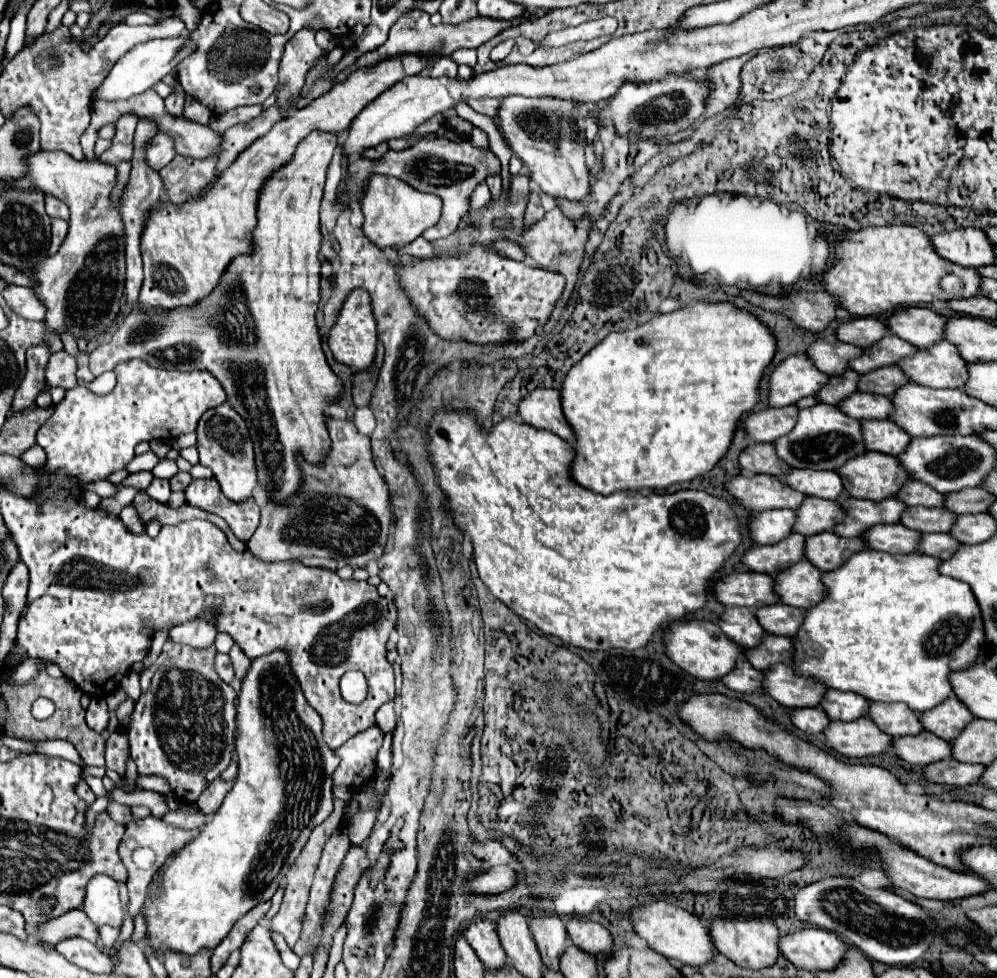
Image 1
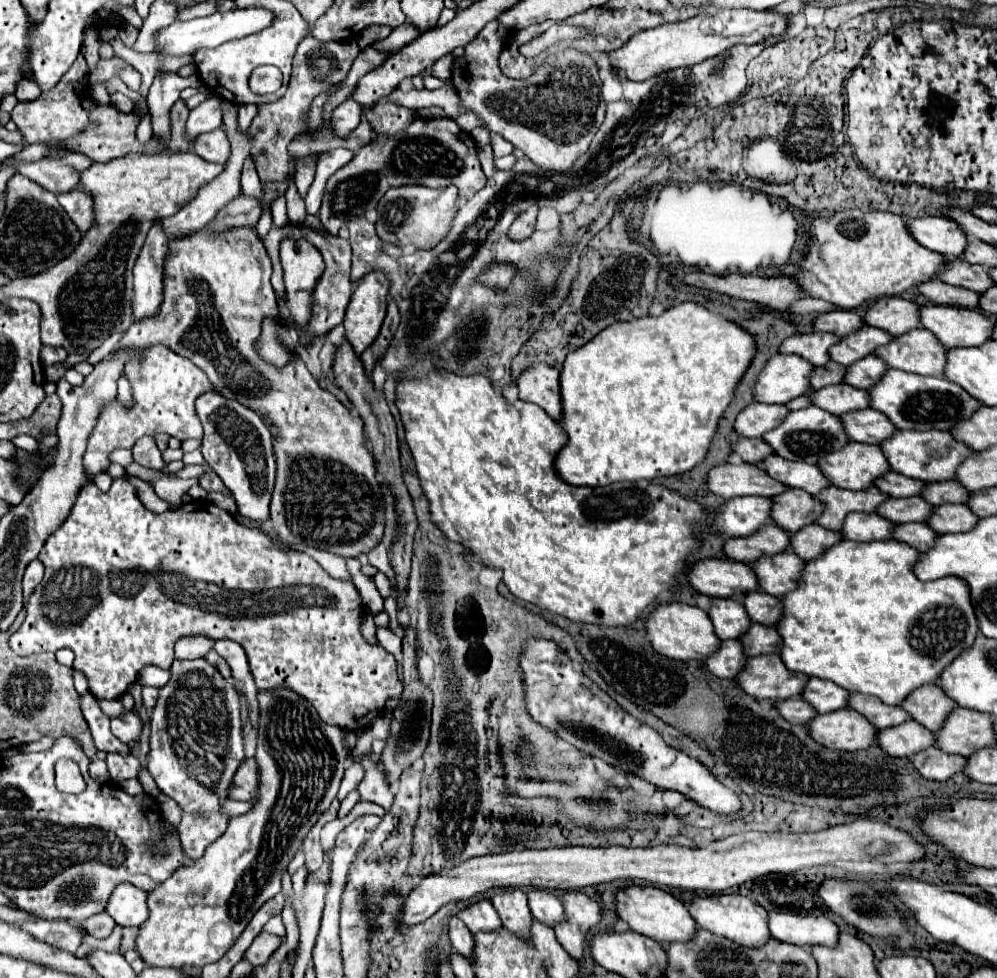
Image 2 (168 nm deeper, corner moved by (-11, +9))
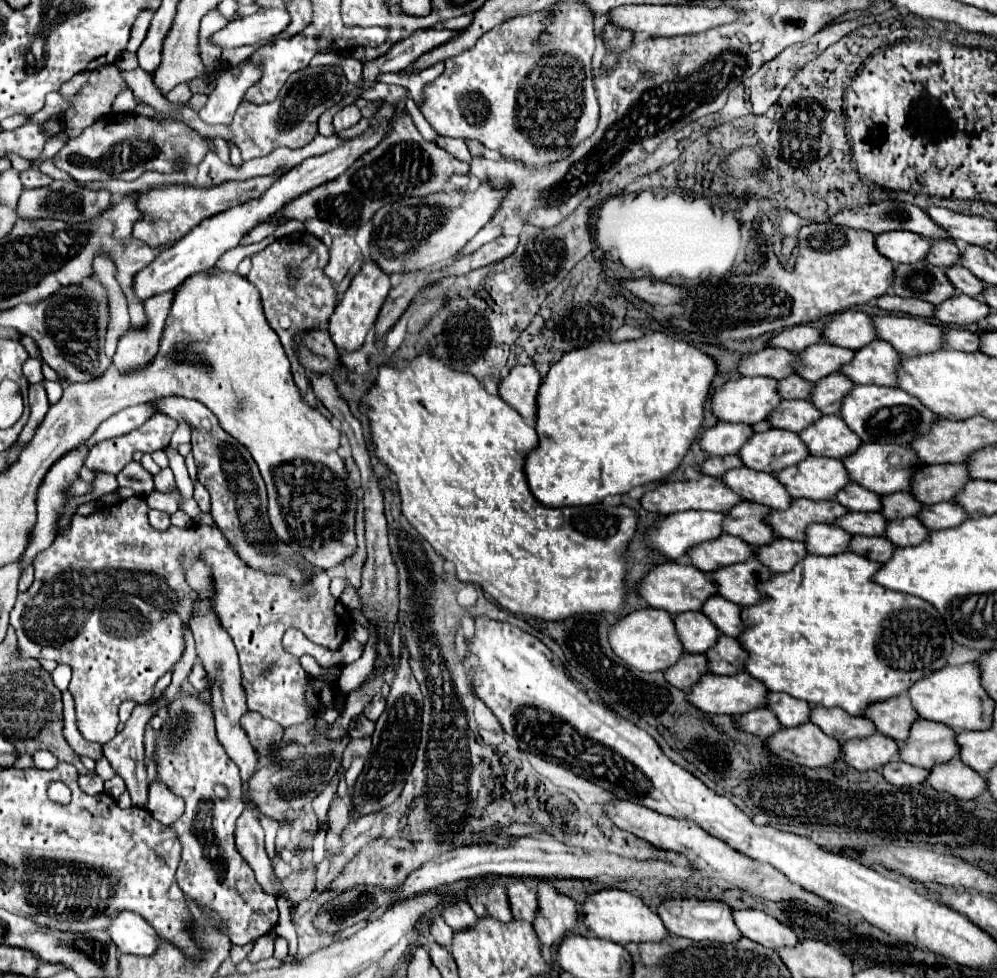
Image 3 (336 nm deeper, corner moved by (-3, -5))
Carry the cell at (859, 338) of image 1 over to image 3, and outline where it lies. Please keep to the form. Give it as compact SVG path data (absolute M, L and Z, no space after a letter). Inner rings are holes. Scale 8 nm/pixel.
M793 326L791 330L783 330L779 334L775 334L771 338L771 346L779 346L779 348L785 348L793 354L799 354L803 352L807 346L811 344L819 344L823 342L823 330L817 328L817 326Z

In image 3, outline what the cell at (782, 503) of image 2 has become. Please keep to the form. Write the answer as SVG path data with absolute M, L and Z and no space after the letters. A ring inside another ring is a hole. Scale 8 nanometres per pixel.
M737 504L729 510L723 530L753 546L767 546L777 538L771 524L767 522L767 514L771 514L771 508L763 504Z

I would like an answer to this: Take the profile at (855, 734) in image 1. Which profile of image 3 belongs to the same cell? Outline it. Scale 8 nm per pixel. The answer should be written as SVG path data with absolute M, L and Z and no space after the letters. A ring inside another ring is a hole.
M811 722L795 728L781 728L767 744L773 754L809 768L823 768L823 764L833 764L833 760L841 756L841 742L831 740L831 736Z

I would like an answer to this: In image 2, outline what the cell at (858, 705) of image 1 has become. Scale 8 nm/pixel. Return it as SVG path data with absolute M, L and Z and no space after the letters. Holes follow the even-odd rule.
M809 678L801 698L805 698L815 712L823 714L843 708L843 702L847 702L847 690L835 686L833 682L823 682L821 678Z

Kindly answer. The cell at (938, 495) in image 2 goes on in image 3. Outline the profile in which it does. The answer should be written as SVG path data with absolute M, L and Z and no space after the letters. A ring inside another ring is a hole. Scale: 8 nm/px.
M895 492L889 496L883 496L883 510L881 514L887 520L897 520L897 518L907 518L907 516L917 516L925 506L915 500L909 492Z

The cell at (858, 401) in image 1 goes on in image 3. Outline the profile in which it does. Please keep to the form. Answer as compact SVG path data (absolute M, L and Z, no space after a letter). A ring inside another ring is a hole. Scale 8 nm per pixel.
M783 400L779 408L769 416L773 428L785 428L791 432L803 432L815 420L823 416L811 400Z

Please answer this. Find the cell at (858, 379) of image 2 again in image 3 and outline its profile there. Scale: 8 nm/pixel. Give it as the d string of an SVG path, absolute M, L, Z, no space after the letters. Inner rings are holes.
M839 372L831 374L815 384L811 402L823 414L839 414L839 404L843 402L843 396L847 396L847 392L851 388L855 388L855 384L851 384L851 380L847 380L845 376L839 376Z

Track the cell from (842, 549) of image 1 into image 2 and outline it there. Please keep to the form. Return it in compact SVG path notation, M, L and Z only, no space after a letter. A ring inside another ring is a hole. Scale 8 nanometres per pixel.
M809 524L809 526L803 526L799 532L791 534L791 550L801 560L811 560L823 554L827 546L833 546L839 540L843 540L839 532L825 530L819 524Z

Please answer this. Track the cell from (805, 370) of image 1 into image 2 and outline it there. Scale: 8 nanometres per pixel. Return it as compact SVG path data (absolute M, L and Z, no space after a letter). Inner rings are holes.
M777 354L771 356L755 386L753 400L765 404L787 404L789 400L803 396L809 390L811 364L795 354Z

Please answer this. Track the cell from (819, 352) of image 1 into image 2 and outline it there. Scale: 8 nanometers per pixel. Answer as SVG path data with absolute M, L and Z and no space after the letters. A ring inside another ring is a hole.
M809 332L809 334L795 334L781 342L779 354L797 354L811 362L813 366L823 366L829 362L827 350L839 340L835 334L827 332Z

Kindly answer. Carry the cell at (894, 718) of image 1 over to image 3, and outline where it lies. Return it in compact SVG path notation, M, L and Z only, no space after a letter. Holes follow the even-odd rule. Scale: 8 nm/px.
M813 708L811 722L839 742L867 738L877 732L871 720L867 720L865 716L847 716L847 712L843 712L841 708Z

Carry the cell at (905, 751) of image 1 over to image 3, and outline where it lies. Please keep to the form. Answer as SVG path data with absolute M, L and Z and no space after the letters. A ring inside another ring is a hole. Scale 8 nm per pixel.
M873 734L861 740L843 744L843 758L855 770L879 770L893 756L899 756L899 744L883 734Z

